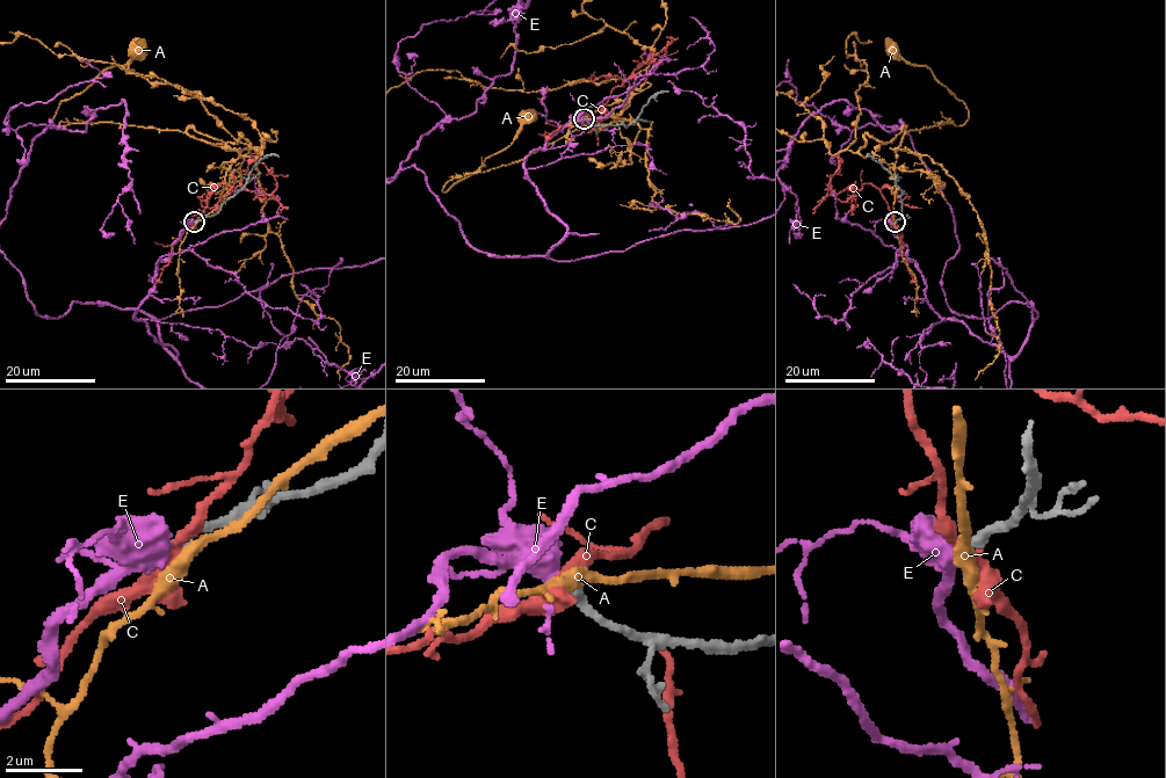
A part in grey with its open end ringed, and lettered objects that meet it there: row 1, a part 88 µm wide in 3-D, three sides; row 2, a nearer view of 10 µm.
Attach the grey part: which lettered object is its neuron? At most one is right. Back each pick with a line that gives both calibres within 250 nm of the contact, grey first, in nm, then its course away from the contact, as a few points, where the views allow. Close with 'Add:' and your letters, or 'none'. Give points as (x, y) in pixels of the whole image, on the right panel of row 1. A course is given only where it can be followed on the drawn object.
E: Thickness 280 nm (grey) against 550 nm
Add: E

